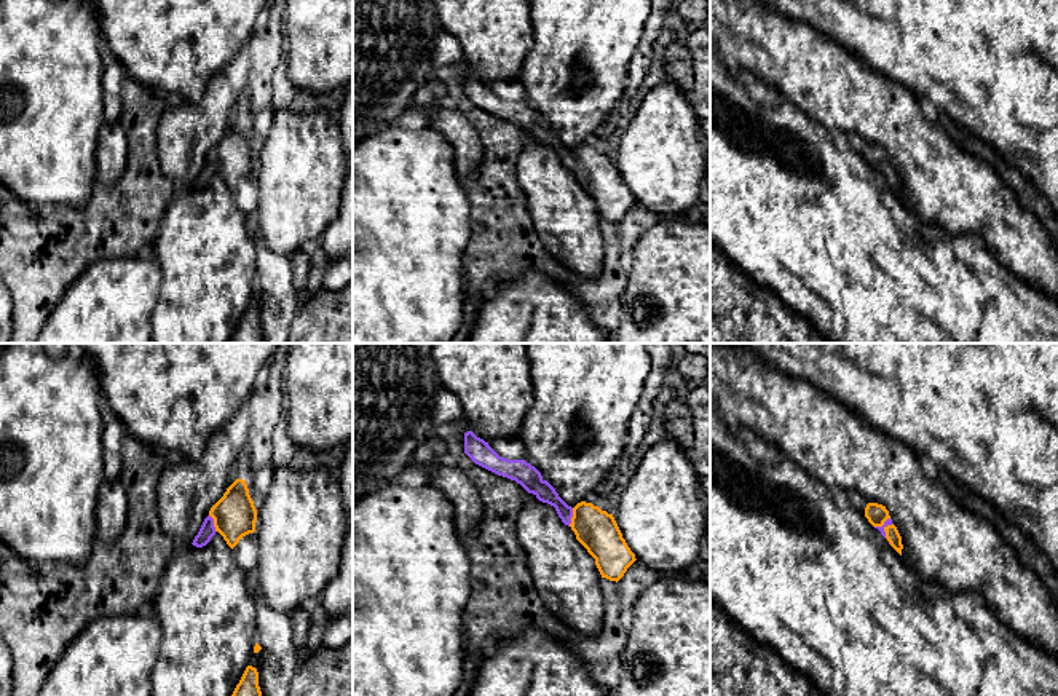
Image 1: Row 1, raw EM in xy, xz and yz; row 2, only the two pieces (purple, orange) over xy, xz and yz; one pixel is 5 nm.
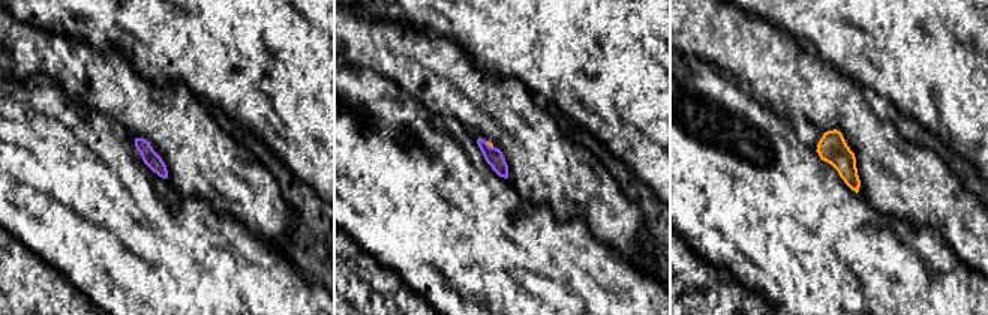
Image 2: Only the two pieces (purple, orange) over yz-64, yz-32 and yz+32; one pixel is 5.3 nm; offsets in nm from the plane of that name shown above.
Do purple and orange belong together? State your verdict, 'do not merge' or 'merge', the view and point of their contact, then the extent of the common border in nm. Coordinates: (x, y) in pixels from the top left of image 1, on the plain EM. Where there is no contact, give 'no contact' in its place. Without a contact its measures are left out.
merge | xz (572, 158) | 100 nm

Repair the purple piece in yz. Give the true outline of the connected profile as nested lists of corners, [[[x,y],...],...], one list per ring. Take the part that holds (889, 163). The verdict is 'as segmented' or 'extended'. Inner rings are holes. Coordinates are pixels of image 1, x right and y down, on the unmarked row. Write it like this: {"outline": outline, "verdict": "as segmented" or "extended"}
{"outline": [[[868,145],[865,150],[865,160],[868,164],[881,174],[881,177],[890,185],[890,188],[902,198],[902,179],[897,169],[892,166],[886,148],[878,145]]], "verdict": "extended"}

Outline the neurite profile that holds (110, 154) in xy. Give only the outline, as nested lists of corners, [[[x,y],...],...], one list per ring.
[[[104,121],[96,148],[96,185],[107,188],[120,179],[126,168],[126,152],[128,142],[120,123]]]

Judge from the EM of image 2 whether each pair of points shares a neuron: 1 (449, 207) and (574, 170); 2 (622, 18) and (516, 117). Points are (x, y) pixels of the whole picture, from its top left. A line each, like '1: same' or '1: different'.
1: different
2: different

